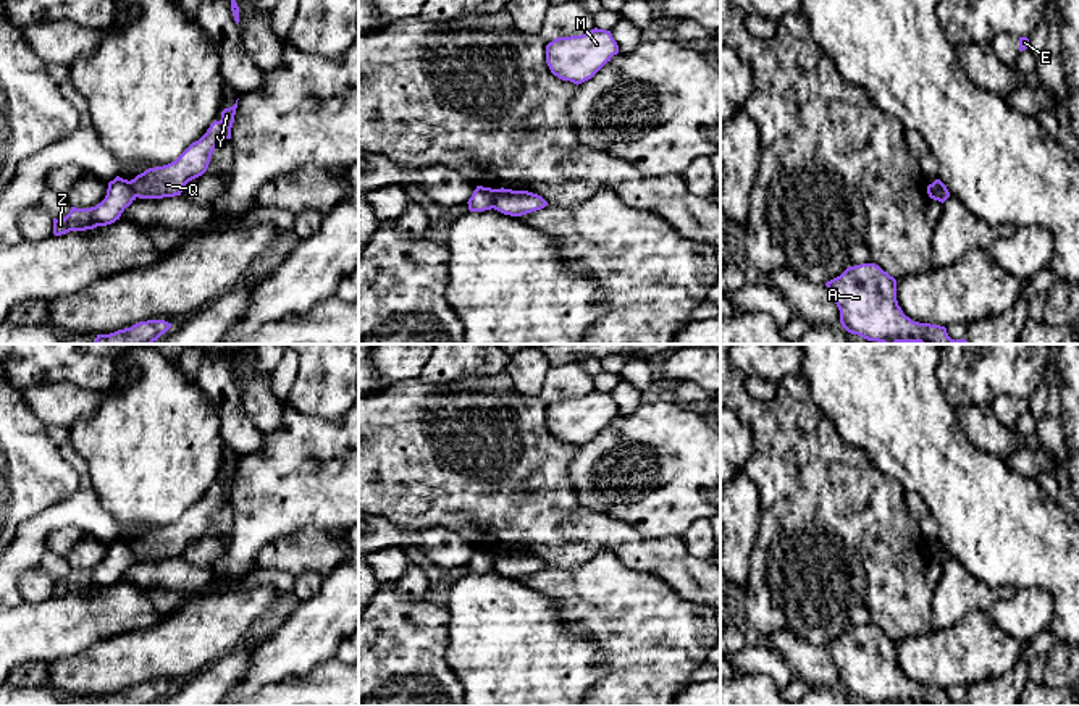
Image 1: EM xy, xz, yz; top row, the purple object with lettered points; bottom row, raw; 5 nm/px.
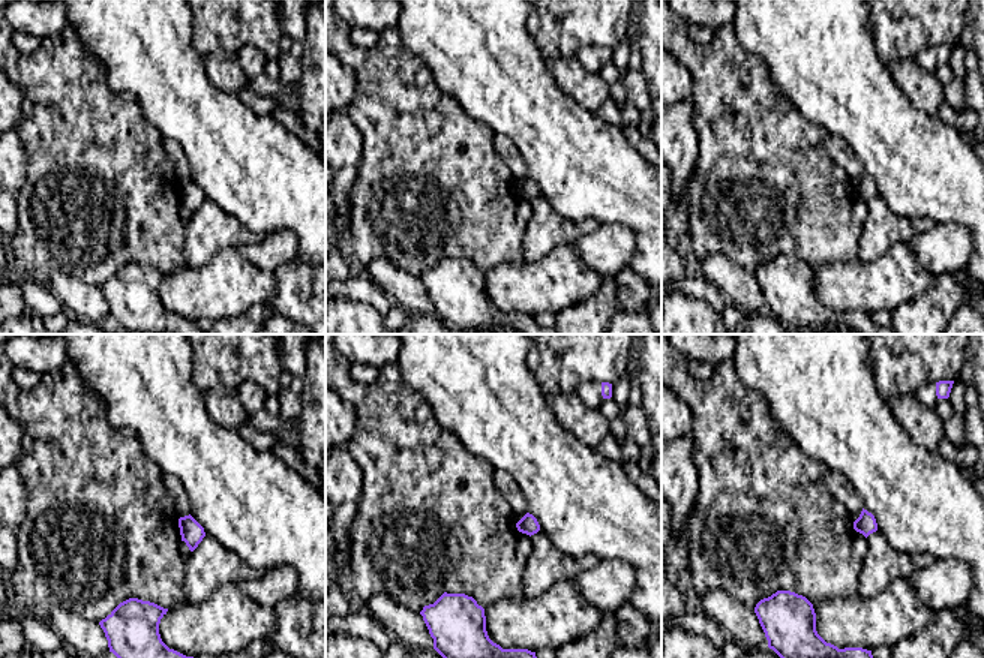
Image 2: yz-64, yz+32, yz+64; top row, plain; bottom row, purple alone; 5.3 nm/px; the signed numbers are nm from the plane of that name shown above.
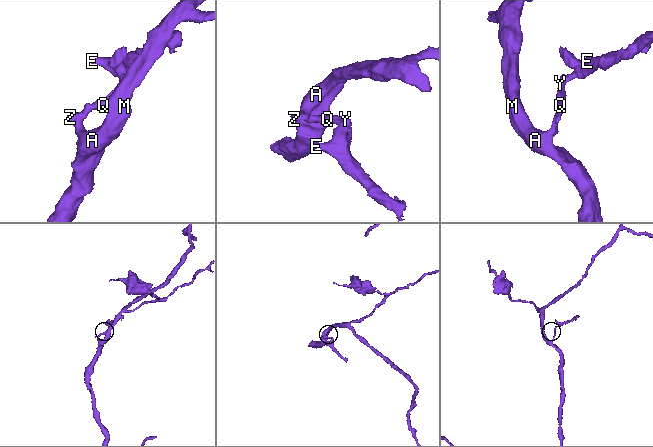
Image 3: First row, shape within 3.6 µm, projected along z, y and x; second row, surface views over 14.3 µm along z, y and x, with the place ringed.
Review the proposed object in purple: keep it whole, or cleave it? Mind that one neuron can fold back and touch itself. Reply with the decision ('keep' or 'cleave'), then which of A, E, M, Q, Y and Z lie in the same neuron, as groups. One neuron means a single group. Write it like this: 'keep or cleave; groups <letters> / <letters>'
cleave; groups A M Z / E Q Y

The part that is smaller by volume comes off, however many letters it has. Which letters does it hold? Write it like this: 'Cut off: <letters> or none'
Cut off: E, Q, Y

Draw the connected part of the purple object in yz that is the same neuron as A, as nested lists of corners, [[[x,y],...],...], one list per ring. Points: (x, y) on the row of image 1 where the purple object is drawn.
[[[875,263],[848,267],[825,286],[840,310],[842,326],[851,334],[882,344],[969,344],[966,339],[951,339],[945,326],[919,323],[906,317],[896,300],[896,279]]]

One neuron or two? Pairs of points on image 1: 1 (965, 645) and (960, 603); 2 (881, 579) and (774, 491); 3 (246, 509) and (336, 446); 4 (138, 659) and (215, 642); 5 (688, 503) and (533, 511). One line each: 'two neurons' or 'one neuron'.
1: two neurons
2: one neuron
3: one neuron
4: one neuron
5: two neurons

